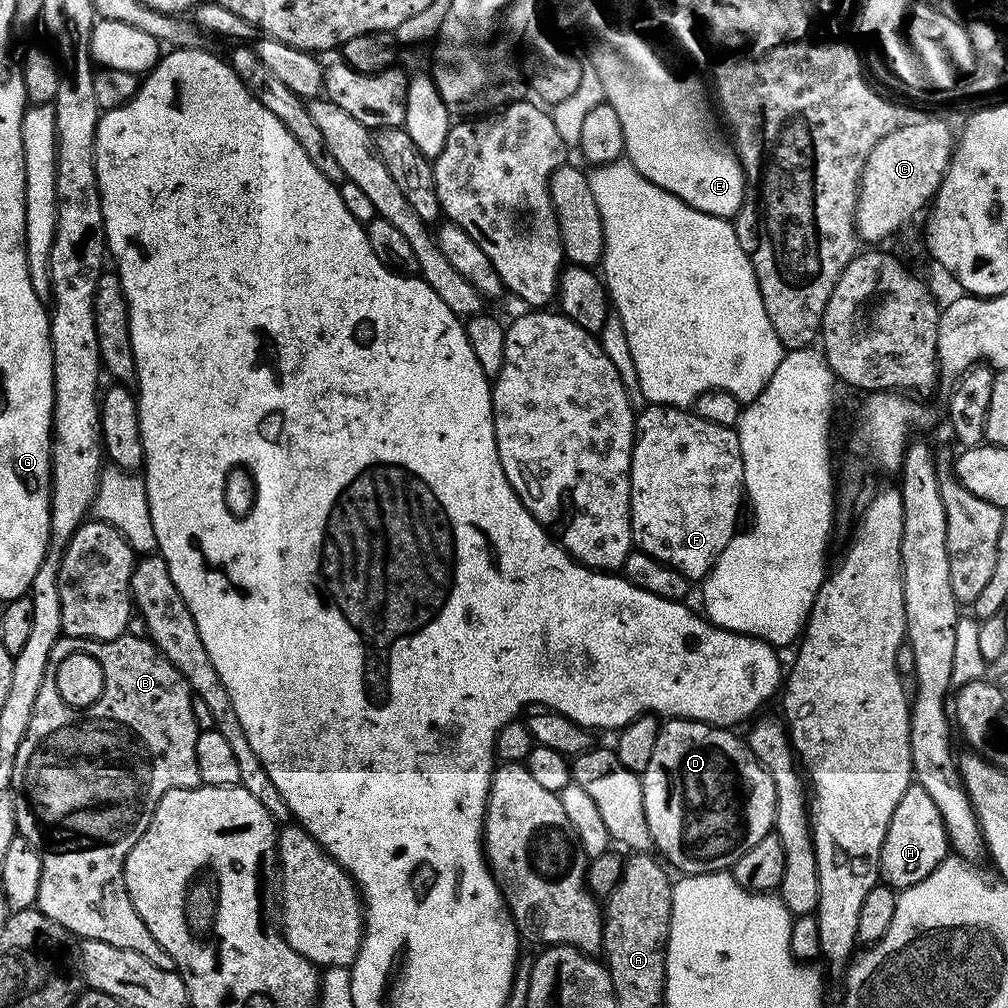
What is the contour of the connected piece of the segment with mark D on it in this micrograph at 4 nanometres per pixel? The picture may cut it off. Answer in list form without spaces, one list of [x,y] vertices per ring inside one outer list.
[[[668,718],[661,723],[660,733],[654,742],[654,755],[646,765],[640,785],[652,848],[673,869],[676,867],[677,873],[697,876],[731,869],[738,858],[750,850],[750,846],[762,842],[762,838],[773,831],[776,823],[774,782],[756,761],[747,743],[732,732],[735,731],[724,726],[703,724],[700,720]]]

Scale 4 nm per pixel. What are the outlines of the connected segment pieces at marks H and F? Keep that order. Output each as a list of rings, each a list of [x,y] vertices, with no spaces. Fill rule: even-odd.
[[[913,783],[902,794],[902,802],[894,809],[886,838],[880,847],[880,880],[893,890],[903,890],[922,882],[949,855],[946,828],[934,800],[922,786]]]
[[[648,404],[639,409],[636,416],[636,441],[632,447],[632,543],[639,551],[658,558],[658,562],[669,564],[678,570],[690,582],[703,581],[718,562],[722,550],[731,542],[738,531],[736,519],[740,516],[740,500],[745,499],[742,453],[739,449],[739,434],[735,427],[727,424],[715,424],[696,415],[688,408],[671,408],[669,404]]]

